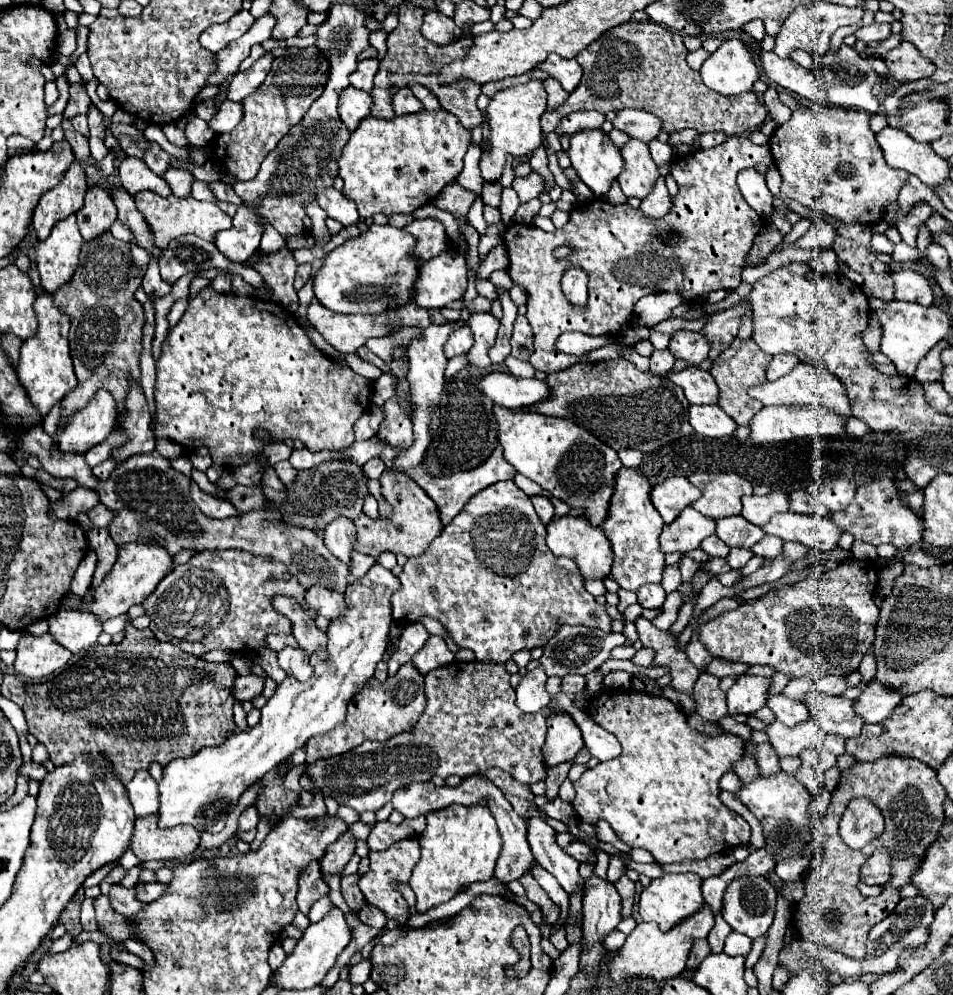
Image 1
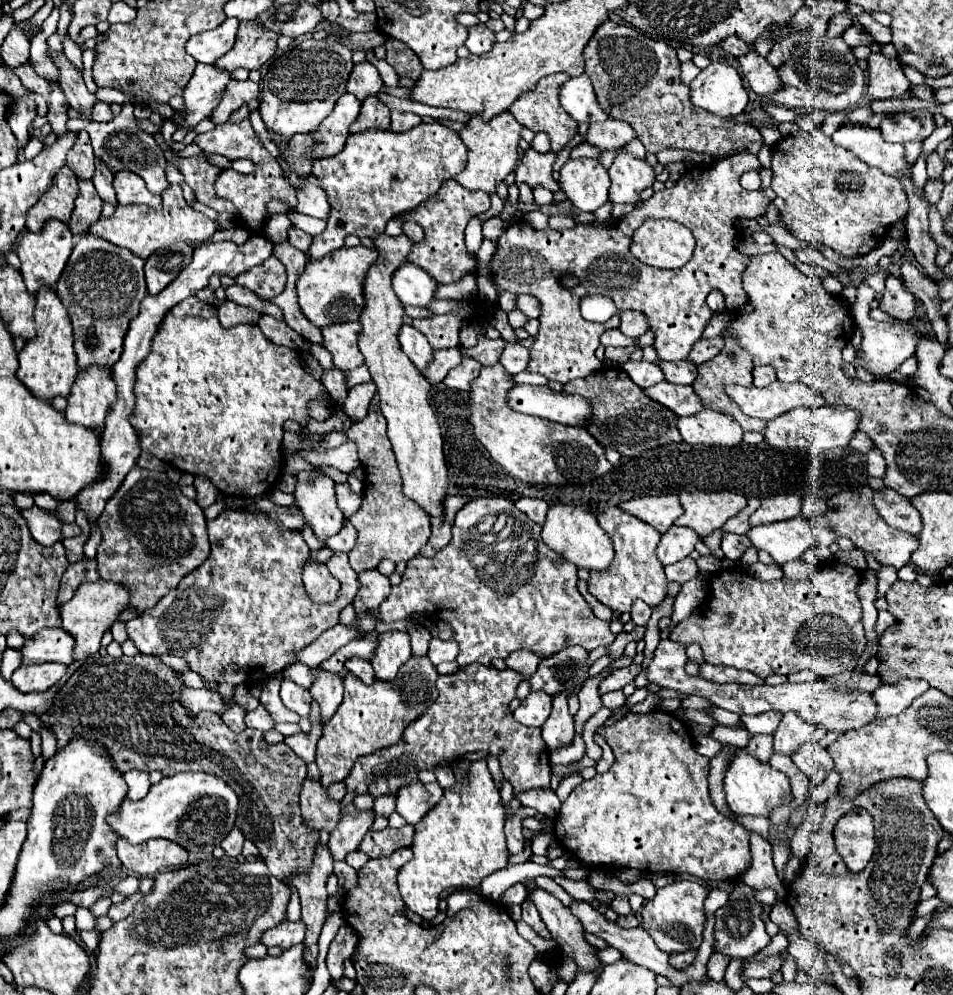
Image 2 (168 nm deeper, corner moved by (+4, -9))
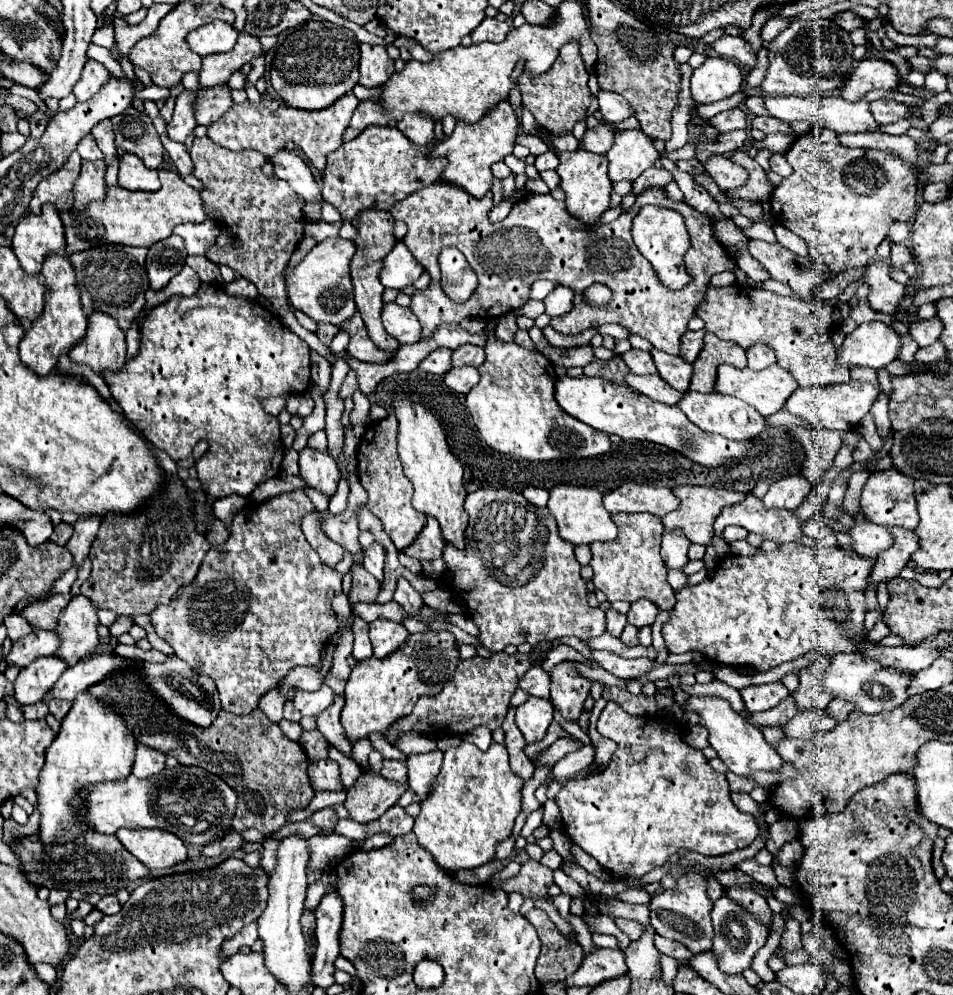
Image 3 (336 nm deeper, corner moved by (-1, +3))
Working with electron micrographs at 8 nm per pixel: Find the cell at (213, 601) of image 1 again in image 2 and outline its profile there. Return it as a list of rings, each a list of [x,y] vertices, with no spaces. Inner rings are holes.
[[[221,512],[215,520],[207,522],[211,556],[181,580],[167,596],[159,600],[155,608],[145,612],[141,618],[127,622],[127,636],[139,648],[141,654],[173,654],[187,662],[187,668],[197,672],[205,682],[205,688],[219,692],[227,708],[221,712],[223,722],[233,732],[245,730],[245,710],[235,702],[235,688],[259,684],[265,678],[279,674],[287,666],[295,664],[295,652],[303,650],[307,644],[315,642],[327,628],[339,622],[339,612],[351,604],[357,594],[357,573],[349,564],[348,555],[335,552],[326,562],[332,567],[332,575],[342,583],[339,596],[331,604],[315,604],[301,582],[301,570],[309,556],[309,546],[305,544],[301,532],[283,528],[279,522],[271,522],[265,514],[257,512]]]

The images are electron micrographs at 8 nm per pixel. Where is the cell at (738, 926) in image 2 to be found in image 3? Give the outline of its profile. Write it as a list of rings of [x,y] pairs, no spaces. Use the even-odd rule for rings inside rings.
[[[722,894],[710,912],[712,916],[712,926],[714,926],[714,946],[712,952],[718,958],[718,966],[726,974],[742,974],[742,970],[750,968],[750,962],[754,954],[766,944],[766,938],[770,934],[770,928],[756,920],[756,916],[748,910],[744,910],[738,902]]]

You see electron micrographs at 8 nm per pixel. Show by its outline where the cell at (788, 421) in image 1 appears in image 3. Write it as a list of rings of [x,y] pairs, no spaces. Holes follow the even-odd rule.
[[[850,380],[848,384],[800,388],[786,400],[786,410],[802,418],[806,424],[816,426],[818,430],[852,430],[870,412],[870,406],[874,404],[878,392],[880,390],[874,384],[854,380]]]

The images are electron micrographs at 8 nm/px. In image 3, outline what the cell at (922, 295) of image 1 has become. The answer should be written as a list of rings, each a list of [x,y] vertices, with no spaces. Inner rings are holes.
[[[874,260],[868,264],[864,282],[870,286],[868,302],[872,310],[894,314],[900,308],[900,302],[906,298],[906,286],[892,280],[890,266],[882,260]]]

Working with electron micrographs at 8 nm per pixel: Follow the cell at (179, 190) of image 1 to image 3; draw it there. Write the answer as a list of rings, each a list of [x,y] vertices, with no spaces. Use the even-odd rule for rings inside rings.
[[[126,108],[120,116],[110,118],[116,134],[116,148],[136,154],[146,168],[158,170],[164,162],[164,146],[148,114]]]

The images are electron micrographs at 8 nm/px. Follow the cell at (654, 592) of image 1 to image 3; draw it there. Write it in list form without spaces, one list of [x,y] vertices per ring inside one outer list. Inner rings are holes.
[[[640,598],[636,602],[632,602],[626,618],[630,624],[634,624],[636,628],[642,628],[642,626],[650,626],[654,622],[658,614],[658,606],[652,602],[652,600],[646,600],[646,598]]]

